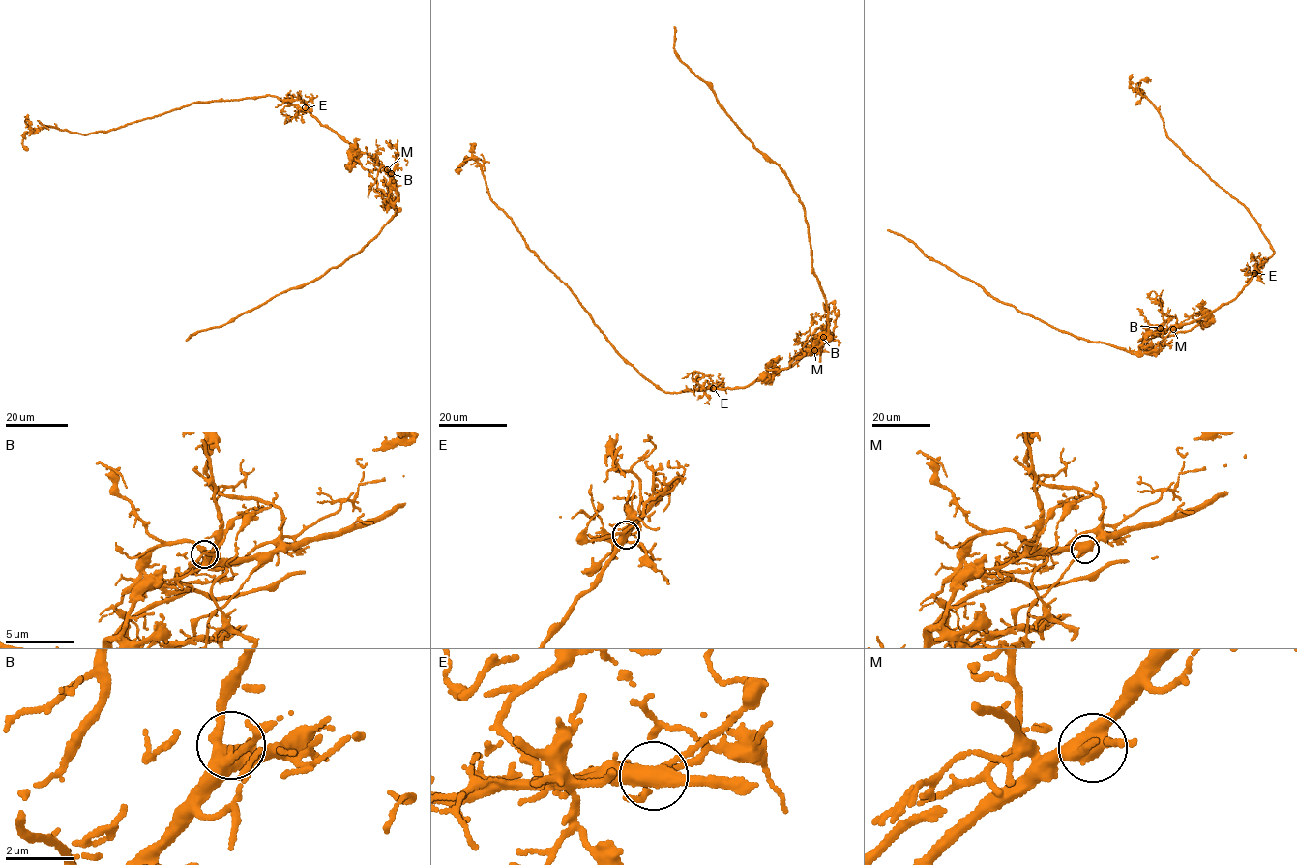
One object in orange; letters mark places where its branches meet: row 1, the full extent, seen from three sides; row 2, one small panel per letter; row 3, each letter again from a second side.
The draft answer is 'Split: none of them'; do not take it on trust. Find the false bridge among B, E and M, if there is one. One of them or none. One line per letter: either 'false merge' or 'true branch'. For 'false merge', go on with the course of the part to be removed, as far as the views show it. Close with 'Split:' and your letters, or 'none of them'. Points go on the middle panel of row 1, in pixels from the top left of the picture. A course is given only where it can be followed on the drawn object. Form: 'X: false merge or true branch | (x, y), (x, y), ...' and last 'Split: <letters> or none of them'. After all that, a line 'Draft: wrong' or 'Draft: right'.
B: true branch
E: true branch
M: false merge | (814, 350), (744, 387), (663, 392), (624, 360), (528, 246), (493, 202), (480, 164), (469, 158), (461, 170)
Split: M
Draft: wrong

